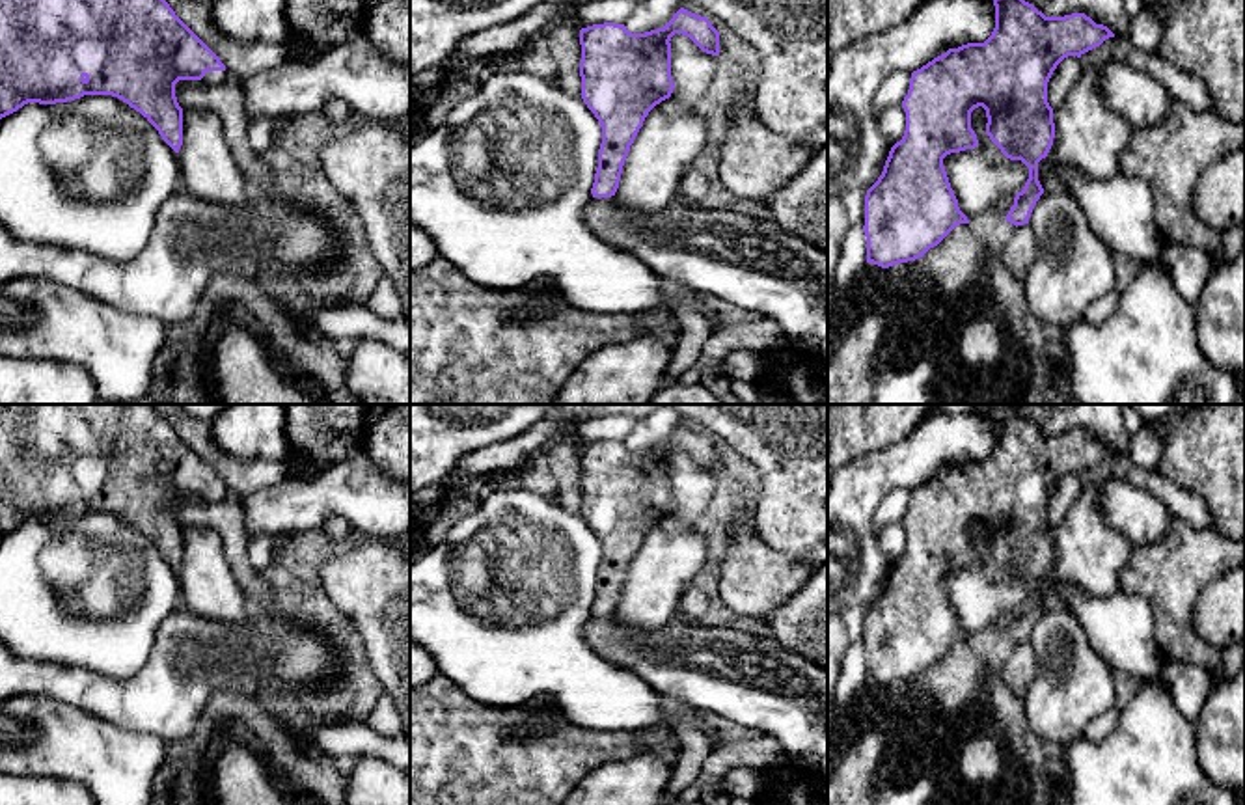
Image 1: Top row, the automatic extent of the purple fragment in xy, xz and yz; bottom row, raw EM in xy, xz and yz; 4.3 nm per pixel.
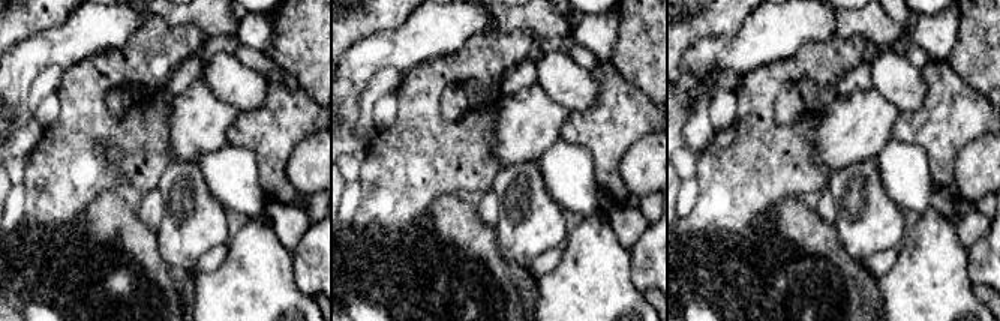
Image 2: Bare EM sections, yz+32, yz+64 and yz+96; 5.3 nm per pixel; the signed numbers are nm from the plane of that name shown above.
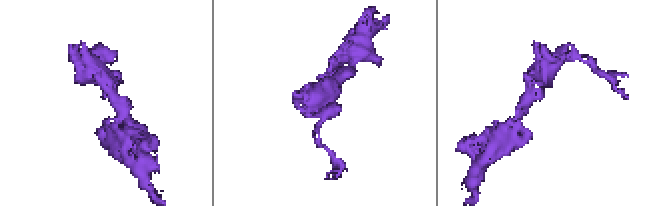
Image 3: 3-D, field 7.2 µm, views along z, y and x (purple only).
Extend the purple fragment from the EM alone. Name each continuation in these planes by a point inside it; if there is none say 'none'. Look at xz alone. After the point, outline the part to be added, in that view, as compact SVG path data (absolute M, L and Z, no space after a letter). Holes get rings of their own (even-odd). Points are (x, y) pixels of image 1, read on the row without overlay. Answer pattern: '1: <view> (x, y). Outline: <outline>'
none

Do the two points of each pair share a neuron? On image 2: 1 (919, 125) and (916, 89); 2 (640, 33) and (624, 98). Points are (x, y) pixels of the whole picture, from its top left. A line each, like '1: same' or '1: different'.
1: different
2: different

